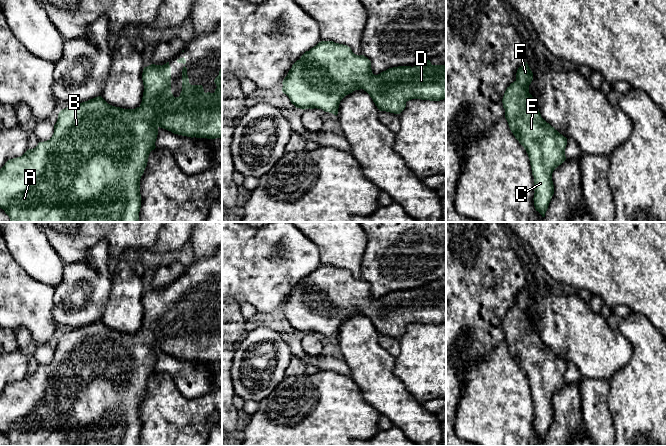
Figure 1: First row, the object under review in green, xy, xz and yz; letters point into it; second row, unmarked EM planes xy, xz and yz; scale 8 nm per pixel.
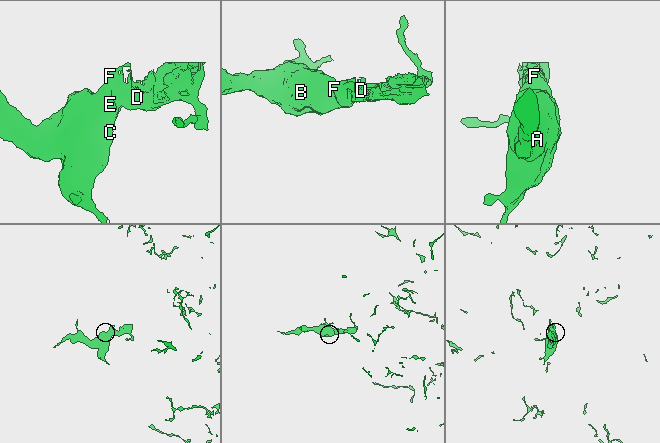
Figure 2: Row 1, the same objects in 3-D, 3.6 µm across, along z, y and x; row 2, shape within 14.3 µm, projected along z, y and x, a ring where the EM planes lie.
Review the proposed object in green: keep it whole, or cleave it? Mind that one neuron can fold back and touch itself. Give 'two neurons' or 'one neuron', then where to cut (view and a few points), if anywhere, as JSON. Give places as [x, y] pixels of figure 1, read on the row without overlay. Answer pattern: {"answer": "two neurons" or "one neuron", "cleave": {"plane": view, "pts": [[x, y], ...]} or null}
{"answer": "one neuron", "cleave": null}

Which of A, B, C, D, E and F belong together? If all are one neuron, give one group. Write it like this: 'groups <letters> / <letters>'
groups A B C D E F

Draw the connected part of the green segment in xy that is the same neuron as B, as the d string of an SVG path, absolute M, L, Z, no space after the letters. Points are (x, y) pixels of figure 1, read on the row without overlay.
M169 286L164 289L151 288L144 291L142 297L144 316L142 326L135 333L123 333L108 328L101 320L95 321L82 327L72 328L62 333L54 349L52 361L44 366L39 366L33 373L28 373L22 380L9 383L0 393L0 432L9 440L10 446L139 446L141 432L140 403L147 390L148 381L156 372L155 366L158 359L158 352L171 355L174 358L216 363L222 362L222 291L214 306L217 310L214 317L204 316L202 309L191 309L187 299L187 292L182 294L182 315L179 321L174 321L171 316L171 291Z

